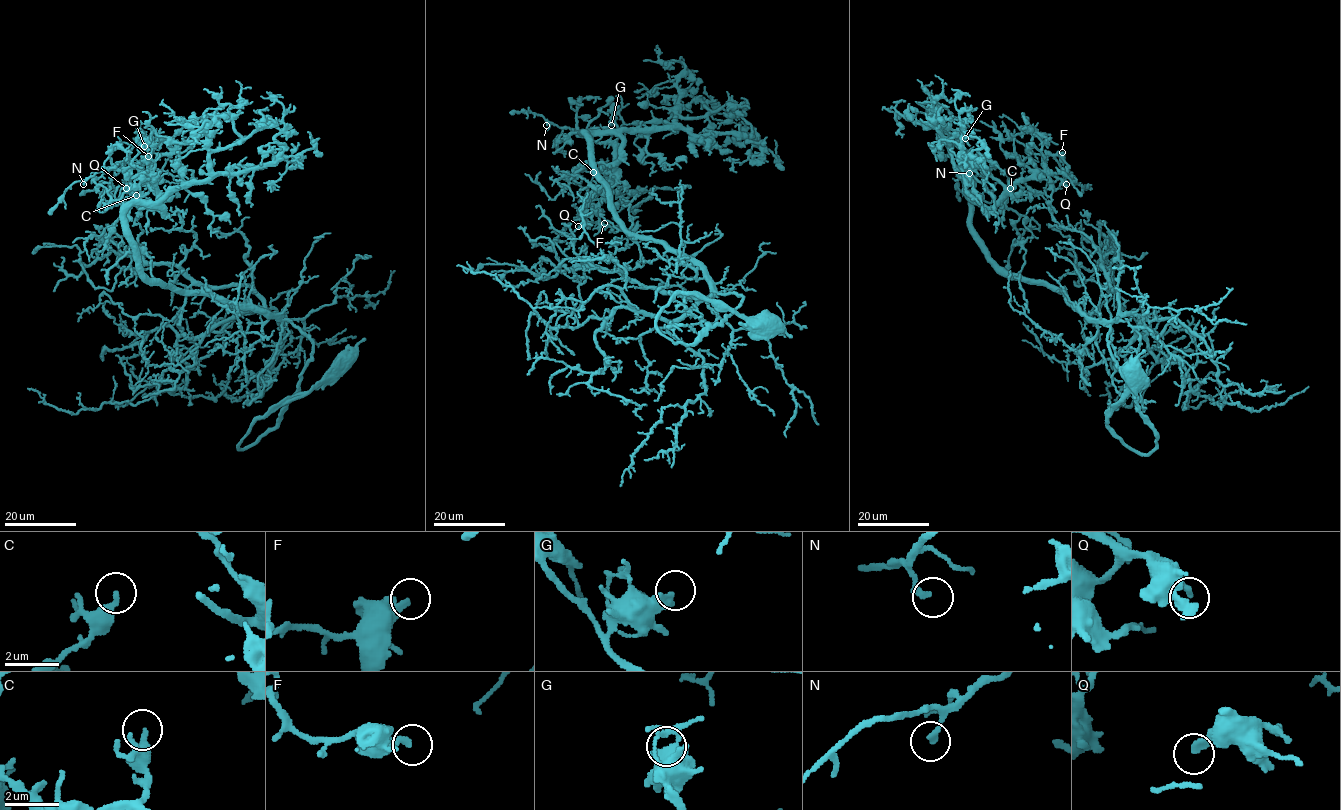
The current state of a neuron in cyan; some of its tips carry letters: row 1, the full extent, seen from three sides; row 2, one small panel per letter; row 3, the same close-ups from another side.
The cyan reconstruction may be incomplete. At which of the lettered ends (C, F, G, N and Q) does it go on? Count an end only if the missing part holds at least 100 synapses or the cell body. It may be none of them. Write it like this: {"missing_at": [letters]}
{"missing_at": ["Q"]}

